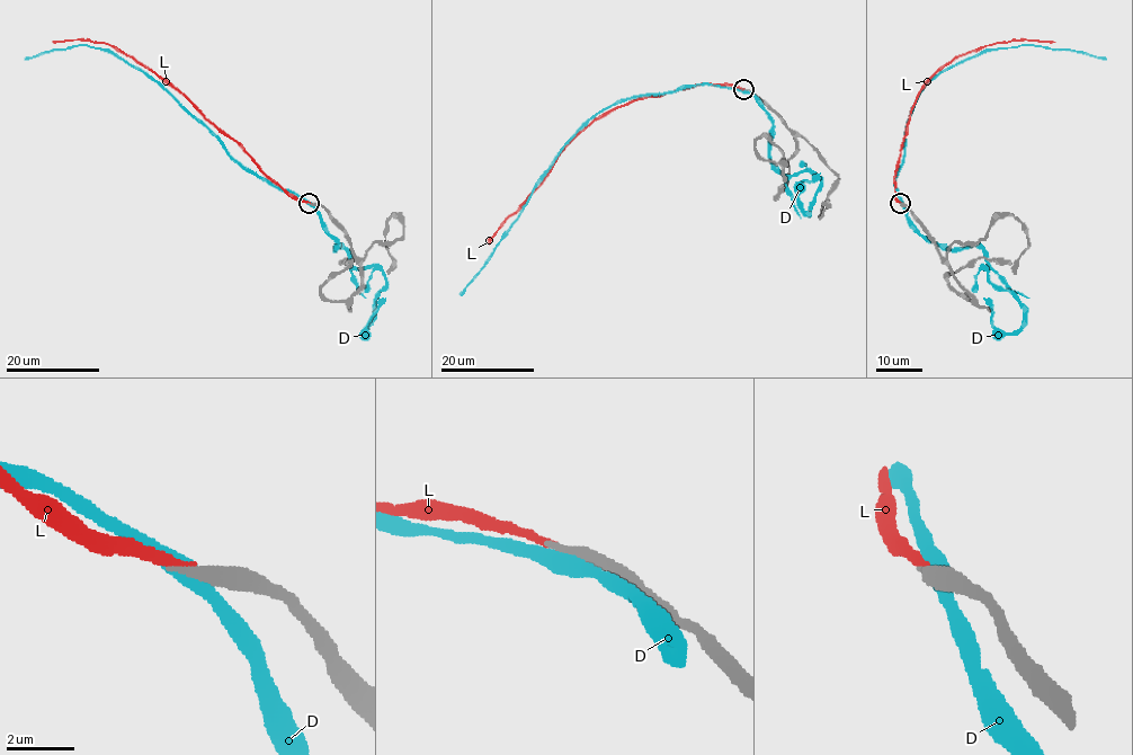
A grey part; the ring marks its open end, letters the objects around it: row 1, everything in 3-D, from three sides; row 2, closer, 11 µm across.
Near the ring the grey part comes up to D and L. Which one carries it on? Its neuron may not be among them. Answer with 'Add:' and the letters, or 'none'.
Add: L

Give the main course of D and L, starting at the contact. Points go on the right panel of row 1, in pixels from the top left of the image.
D: (901, 204), (894, 186), (903, 133), (910, 110), (930, 80), (984, 51), (1020, 45), (1106, 59)
L: (900, 203), (895, 198), (894, 170), (910, 110), (924, 85), (958, 55), (987, 45), (1033, 40), (1054, 42)

